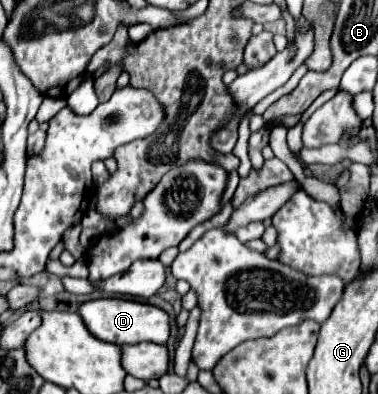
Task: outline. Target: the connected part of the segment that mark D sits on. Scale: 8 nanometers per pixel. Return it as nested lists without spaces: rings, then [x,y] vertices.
[[[99,297],[81,303],[79,315],[91,335],[115,345],[135,345],[143,341],[165,345],[169,339],[169,315],[147,303],[119,299],[119,297]]]

